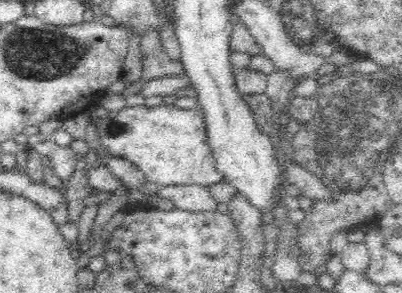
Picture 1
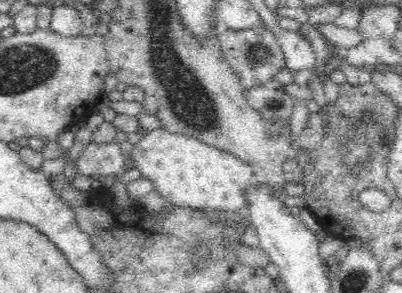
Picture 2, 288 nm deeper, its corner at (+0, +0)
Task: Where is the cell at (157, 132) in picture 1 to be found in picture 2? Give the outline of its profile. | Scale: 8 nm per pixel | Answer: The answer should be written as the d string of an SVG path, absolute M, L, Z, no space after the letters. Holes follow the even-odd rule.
M164 126L144 134L130 148L130 158L134 168L142 174L142 178L150 180L152 188L168 200L168 206L174 208L190 208L200 212L244 212L246 204L242 196L242 186L246 182L256 180L252 166L242 162L232 152L206 144L196 136L176 132Z

